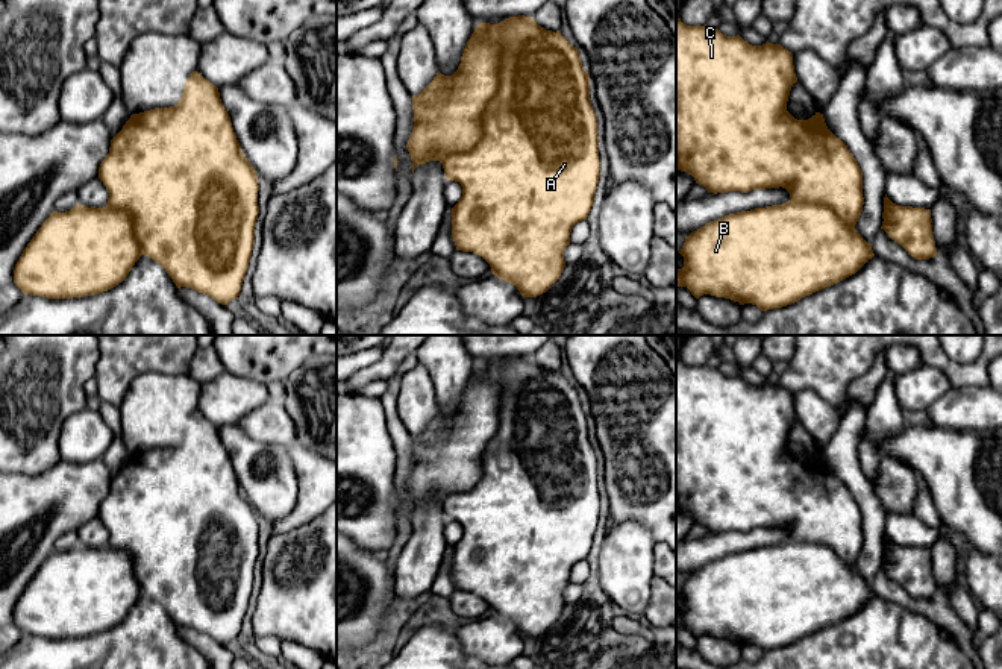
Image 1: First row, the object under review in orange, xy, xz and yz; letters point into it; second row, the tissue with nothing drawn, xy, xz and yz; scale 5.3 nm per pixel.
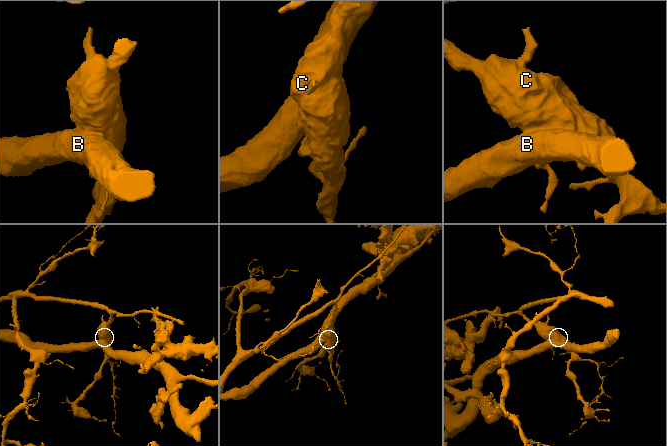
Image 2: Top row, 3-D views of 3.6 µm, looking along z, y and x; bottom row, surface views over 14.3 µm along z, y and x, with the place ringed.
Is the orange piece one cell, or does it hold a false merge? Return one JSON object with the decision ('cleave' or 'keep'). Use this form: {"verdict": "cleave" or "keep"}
{"verdict": "cleave"}

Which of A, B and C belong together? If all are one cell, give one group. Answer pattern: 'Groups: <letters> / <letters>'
Groups: A C / B

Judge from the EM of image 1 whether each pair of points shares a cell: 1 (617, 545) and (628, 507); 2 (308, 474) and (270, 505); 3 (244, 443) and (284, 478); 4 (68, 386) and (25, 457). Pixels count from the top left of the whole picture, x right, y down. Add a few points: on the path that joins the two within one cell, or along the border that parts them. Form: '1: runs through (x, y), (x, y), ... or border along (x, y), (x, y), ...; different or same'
1: border along (608, 527), (638, 522), (654, 540); different
2: border along (288, 448), (297, 481), (297, 501), (284, 516); different
3: runs through (246, 460), (249, 478), (255, 483), (267, 483); same
4: runs through (50, 404), (25, 430), (25, 439); same

